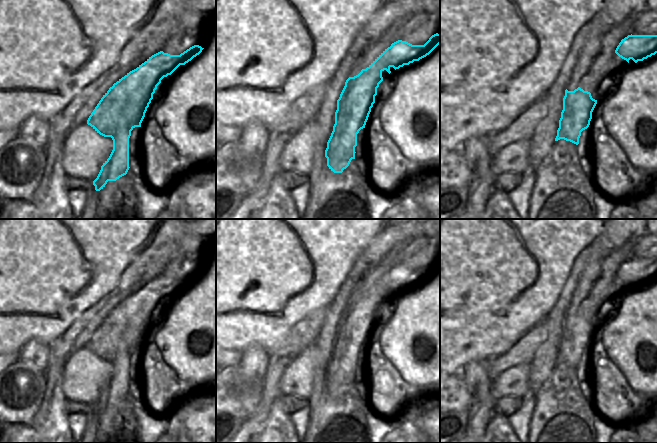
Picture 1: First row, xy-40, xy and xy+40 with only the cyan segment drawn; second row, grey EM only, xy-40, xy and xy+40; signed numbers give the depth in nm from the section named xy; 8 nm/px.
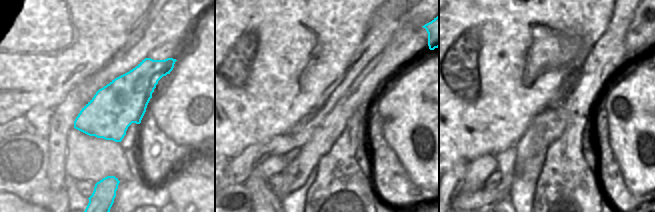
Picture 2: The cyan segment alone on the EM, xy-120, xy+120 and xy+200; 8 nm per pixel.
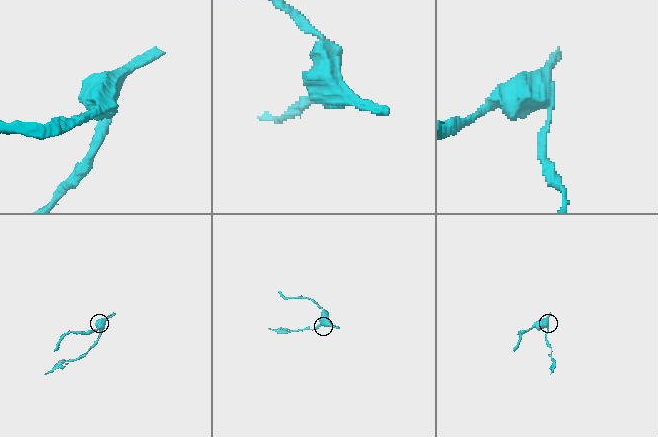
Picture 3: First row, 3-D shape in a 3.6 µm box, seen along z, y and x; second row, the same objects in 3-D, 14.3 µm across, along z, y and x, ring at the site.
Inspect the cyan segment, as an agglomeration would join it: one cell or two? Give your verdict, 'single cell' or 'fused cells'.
fused cells

